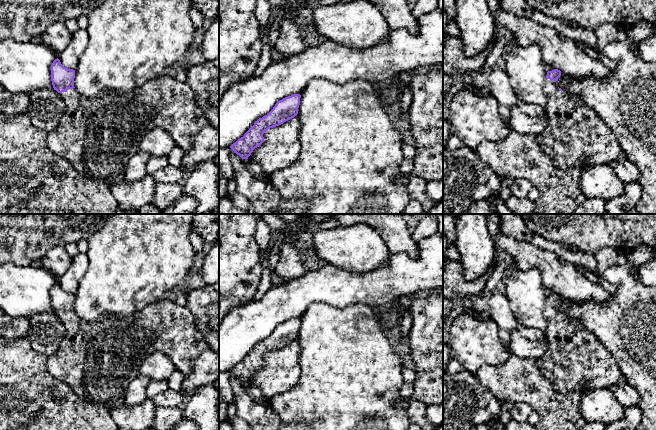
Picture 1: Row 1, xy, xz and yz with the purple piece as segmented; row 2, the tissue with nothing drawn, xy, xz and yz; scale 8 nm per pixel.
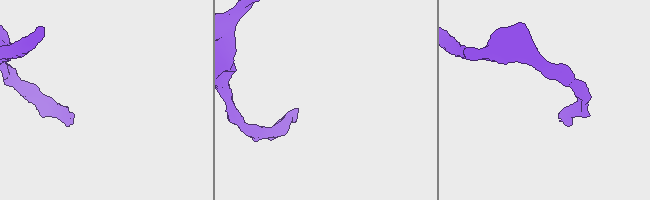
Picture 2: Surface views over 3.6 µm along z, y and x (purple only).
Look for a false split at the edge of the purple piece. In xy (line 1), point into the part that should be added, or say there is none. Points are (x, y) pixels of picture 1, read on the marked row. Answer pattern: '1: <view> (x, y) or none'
1: xy (98, 135)

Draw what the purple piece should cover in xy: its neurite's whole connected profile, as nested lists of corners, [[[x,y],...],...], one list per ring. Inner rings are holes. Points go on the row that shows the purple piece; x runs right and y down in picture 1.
[[[57,58],[51,65],[51,81],[54,90],[66,105],[65,113],[59,125],[48,132],[47,146],[55,154],[66,158],[83,177],[101,181],[109,186],[124,181],[129,160],[140,150],[141,138],[151,129],[160,127],[170,133],[176,145],[184,152],[191,148],[192,136],[209,122],[198,107],[192,88],[174,76],[161,74],[147,81],[143,86],[126,93],[104,90],[95,97],[80,95],[74,87],[75,70],[64,67]]]

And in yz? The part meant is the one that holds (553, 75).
[[[554,69],[547,72],[545,79],[544,91],[547,96],[547,104],[544,107],[544,114],[548,118],[548,124],[544,131],[537,135],[542,151],[559,169],[614,164],[623,155],[616,136],[605,122],[595,115],[593,110],[582,105],[576,96],[564,93],[557,86],[556,81],[560,76],[561,71]]]

